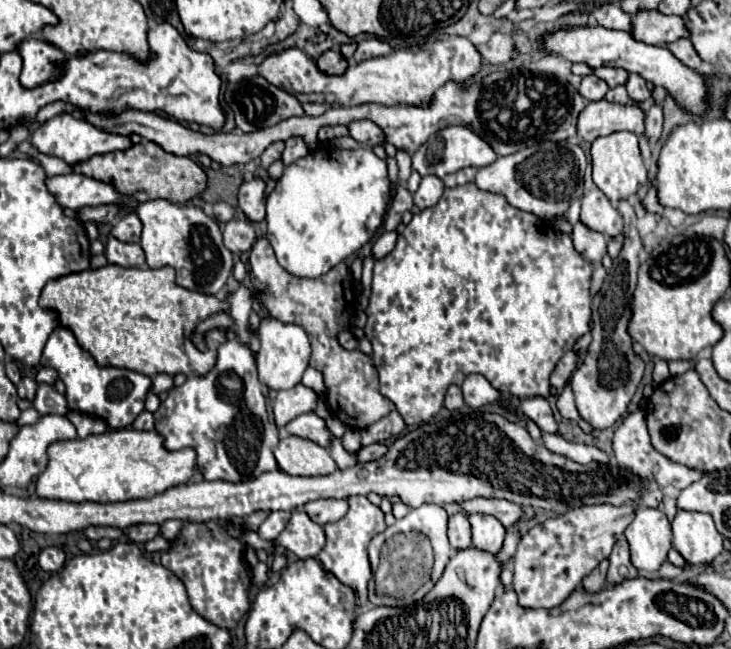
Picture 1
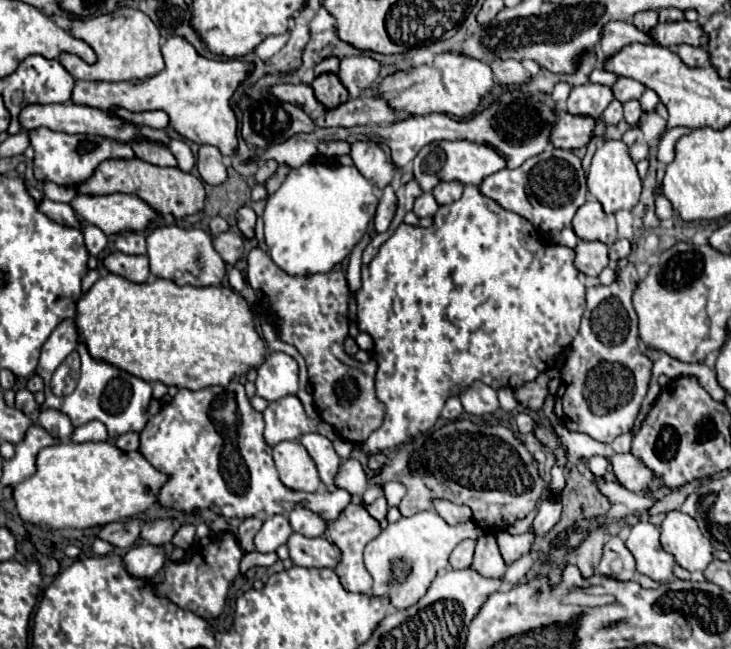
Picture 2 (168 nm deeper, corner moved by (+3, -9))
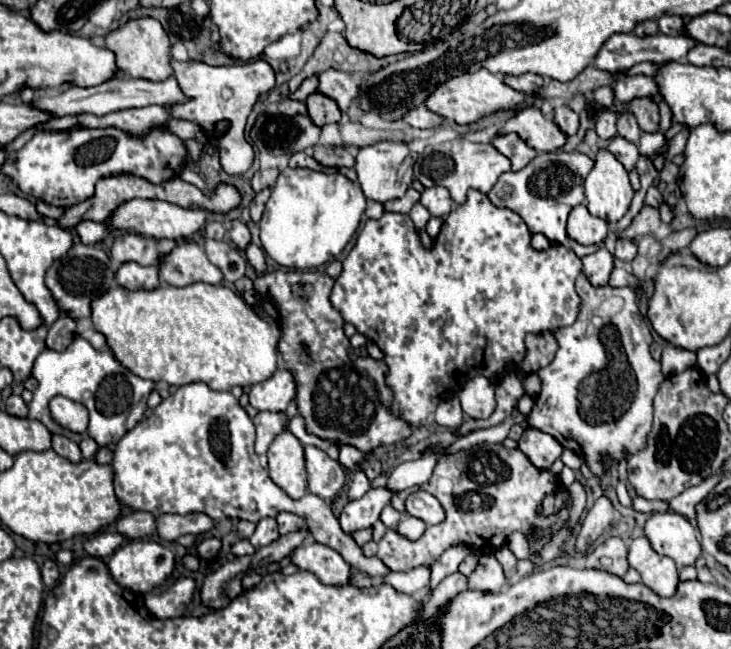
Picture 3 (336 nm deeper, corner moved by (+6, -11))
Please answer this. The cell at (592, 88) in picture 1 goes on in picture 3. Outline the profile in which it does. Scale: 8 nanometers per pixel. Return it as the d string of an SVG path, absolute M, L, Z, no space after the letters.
M557 106L553 120L561 132L565 132L565 136L573 136L579 128L579 116L569 106Z

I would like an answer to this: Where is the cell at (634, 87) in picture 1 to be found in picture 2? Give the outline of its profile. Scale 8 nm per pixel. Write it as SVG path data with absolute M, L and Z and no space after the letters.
M628 100L628 102L624 104L624 120L626 120L630 126L636 126L636 124L638 124L640 114L642 114L642 108L640 108L640 102L638 102L638 100Z

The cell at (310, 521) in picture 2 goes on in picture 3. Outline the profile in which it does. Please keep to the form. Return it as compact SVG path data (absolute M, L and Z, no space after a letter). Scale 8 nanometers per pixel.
M279 512L275 520L279 524L279 534L289 534L299 528L305 528L305 520L301 520L301 516L291 514L291 512Z

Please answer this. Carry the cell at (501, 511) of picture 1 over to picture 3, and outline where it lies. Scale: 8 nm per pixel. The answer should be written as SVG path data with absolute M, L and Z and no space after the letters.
M413 492L405 500L405 512L409 516L415 516L419 520L425 520L425 524L439 524L445 518L445 512L435 496L429 492Z

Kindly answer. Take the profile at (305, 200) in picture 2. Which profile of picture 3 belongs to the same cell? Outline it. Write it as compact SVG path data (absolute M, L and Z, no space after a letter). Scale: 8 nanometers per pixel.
M285 168L279 172L277 184L271 190L261 228L263 250L281 266L309 270L323 268L339 256L355 234L365 210L361 186L343 174L325 174L307 168Z

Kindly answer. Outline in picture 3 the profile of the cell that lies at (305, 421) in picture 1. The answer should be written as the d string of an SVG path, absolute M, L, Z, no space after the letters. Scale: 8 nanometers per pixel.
M305 446L307 474L309 474L309 492L321 496L323 500L331 500L343 488L341 484L341 464L331 460L323 450L315 446Z

